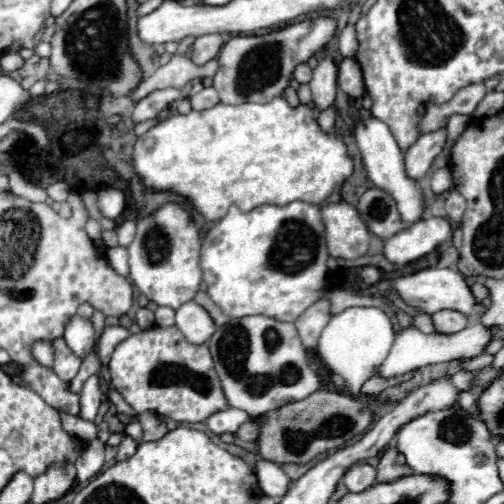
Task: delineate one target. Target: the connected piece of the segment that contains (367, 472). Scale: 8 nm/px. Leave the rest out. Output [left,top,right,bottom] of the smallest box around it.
[343,464,375,492]

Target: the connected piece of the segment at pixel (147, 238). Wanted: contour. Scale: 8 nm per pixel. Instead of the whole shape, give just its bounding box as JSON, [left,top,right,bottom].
[127,202,201,310]

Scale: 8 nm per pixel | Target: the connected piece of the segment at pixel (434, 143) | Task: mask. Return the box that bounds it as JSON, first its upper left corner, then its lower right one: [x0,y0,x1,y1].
[405,128,447,180]

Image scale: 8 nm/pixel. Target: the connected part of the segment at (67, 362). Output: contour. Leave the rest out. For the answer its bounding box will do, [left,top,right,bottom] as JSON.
[53,338,81,378]

